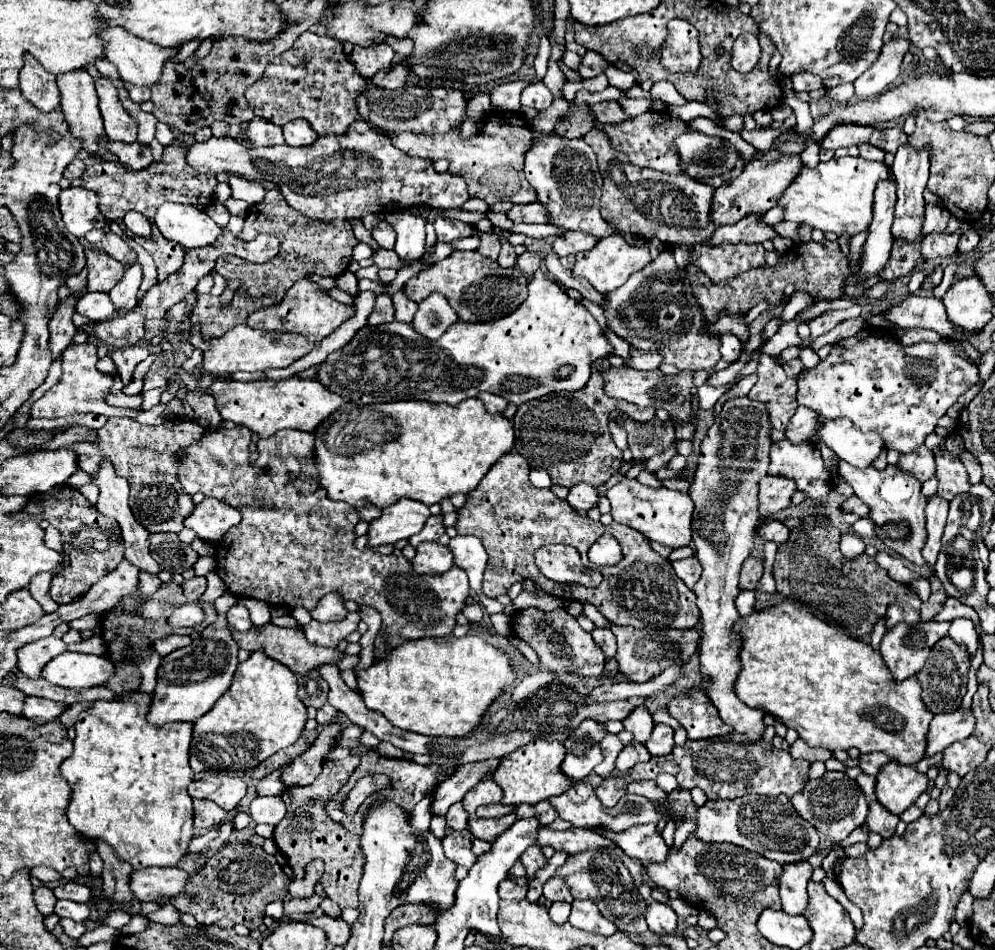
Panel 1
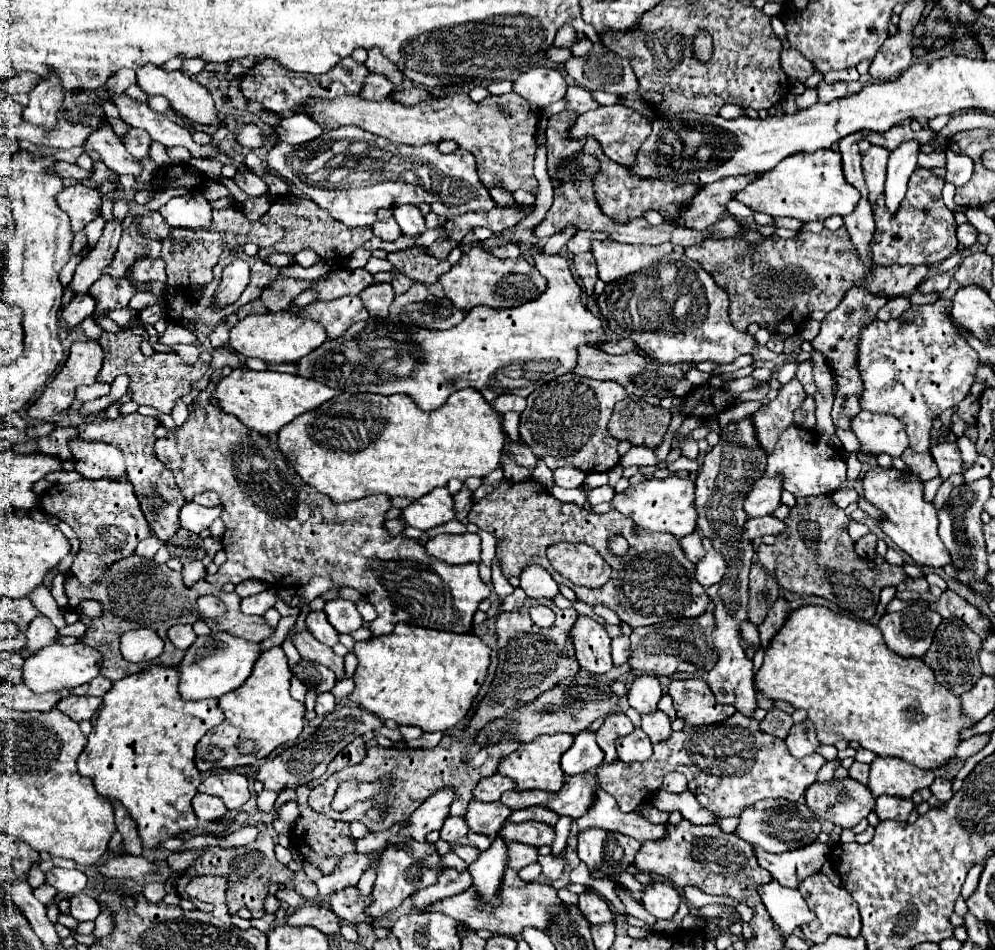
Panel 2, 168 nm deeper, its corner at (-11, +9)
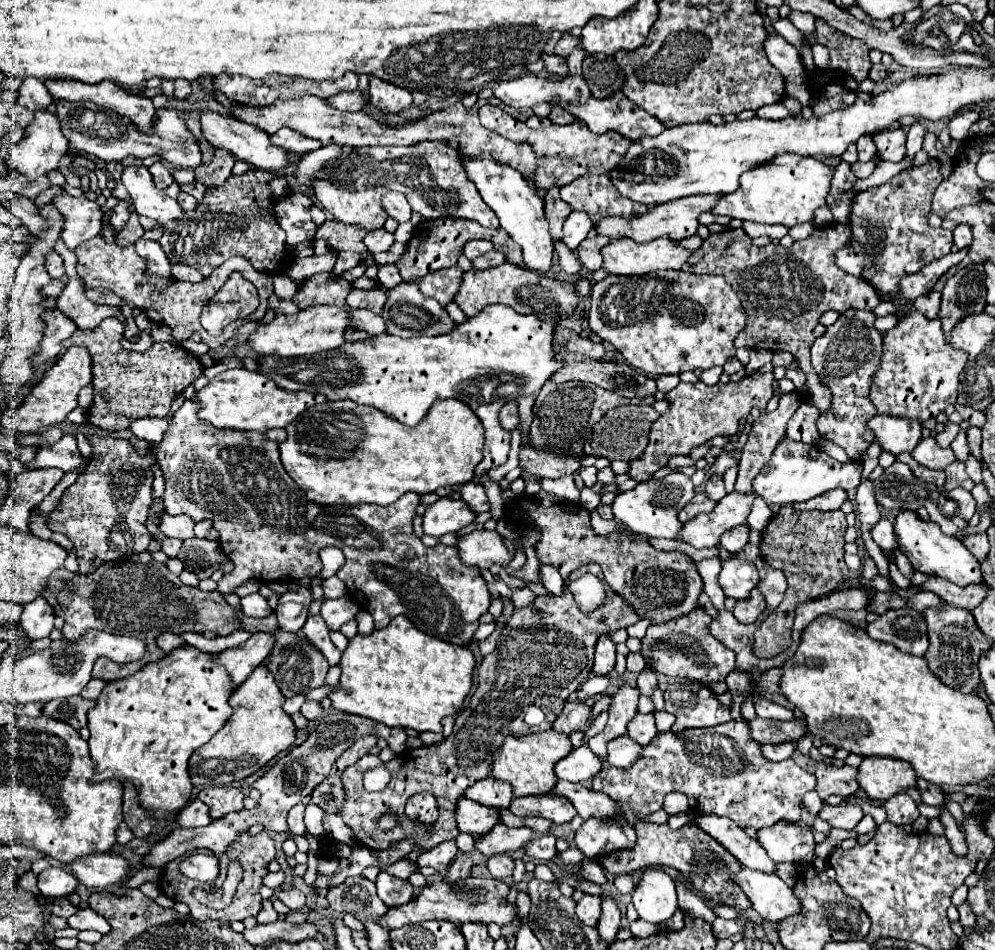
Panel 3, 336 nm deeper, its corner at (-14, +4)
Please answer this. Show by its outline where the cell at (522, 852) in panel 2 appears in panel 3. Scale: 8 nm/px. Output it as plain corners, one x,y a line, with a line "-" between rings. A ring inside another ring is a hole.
493,855
487,861
487,869
495,879
507,879
513,875
513,859
509,855

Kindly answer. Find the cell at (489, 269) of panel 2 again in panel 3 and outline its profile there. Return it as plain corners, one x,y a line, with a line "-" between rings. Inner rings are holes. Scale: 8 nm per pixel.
503,263
499,267
491,267
485,271
475,271
475,269
467,271
463,275
459,293
455,295
455,303
467,317
475,317
479,311
483,311
485,305
503,303
503,305
515,309
517,313
535,315
539,319
553,319
553,321
561,323
573,315
573,311
579,305
579,297
575,293
573,283
563,283
559,279
541,275
537,271
529,271
529,269
517,267
513,263

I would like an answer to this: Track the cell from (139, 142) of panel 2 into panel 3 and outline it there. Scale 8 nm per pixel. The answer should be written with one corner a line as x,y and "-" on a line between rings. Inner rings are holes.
153,163
153,165
149,167
149,171
151,171
153,179
155,179
157,189
167,189
167,187
175,181
175,179
173,179
173,173
171,173
163,163

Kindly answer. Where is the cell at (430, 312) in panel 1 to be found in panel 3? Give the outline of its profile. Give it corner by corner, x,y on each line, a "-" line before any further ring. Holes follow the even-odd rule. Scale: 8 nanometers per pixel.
399,283
393,289
387,289
387,303
385,303
385,313
381,311
381,317
385,319
387,333
397,335
397,337
421,337
421,335
443,335
449,333
455,323
447,315
447,311
435,303
435,299
425,297
415,283

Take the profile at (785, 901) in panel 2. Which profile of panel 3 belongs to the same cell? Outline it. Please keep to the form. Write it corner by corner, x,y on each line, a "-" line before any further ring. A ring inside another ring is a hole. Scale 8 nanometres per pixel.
743,867
731,877
743,893
749,897
751,907
773,923
799,913
799,899
793,895
793,889
785,885
775,873
761,873
755,869

